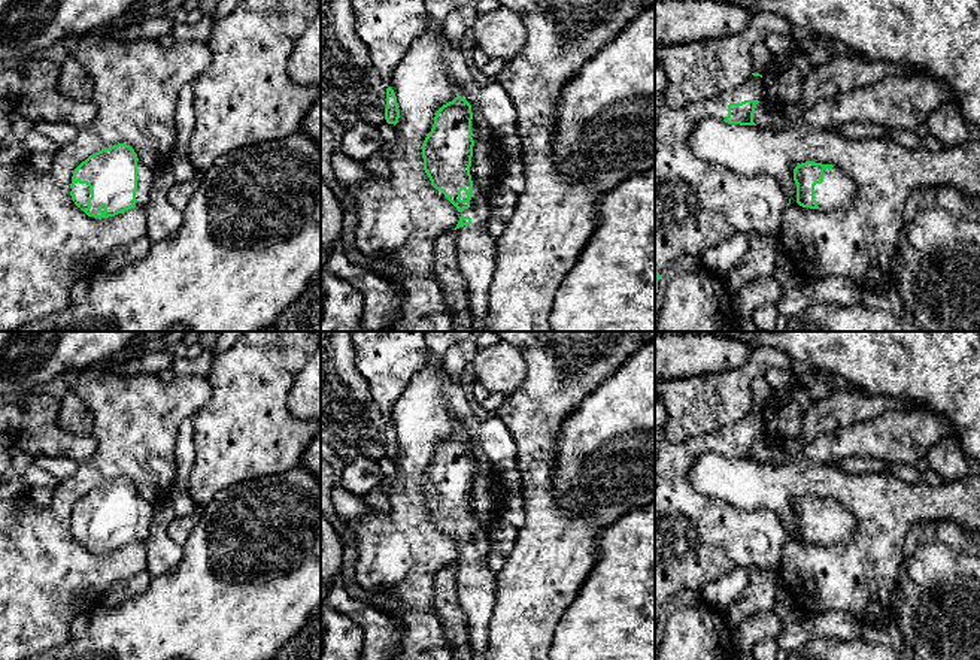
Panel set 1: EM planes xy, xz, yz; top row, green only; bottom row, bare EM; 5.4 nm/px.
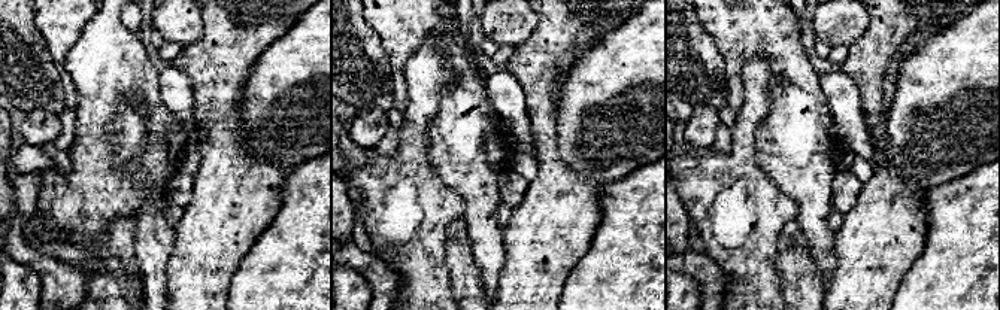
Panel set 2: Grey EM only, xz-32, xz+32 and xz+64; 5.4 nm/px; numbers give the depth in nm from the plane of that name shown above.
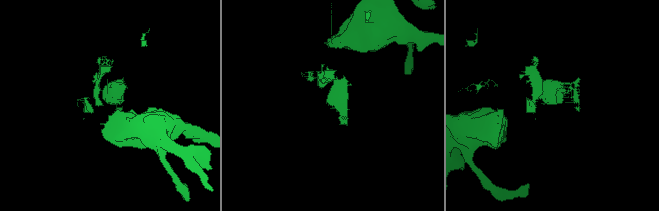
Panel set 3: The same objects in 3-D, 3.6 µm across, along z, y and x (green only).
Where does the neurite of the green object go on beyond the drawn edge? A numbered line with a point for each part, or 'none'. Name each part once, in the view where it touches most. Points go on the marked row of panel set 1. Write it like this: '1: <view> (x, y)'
1: xz (476, 250)

